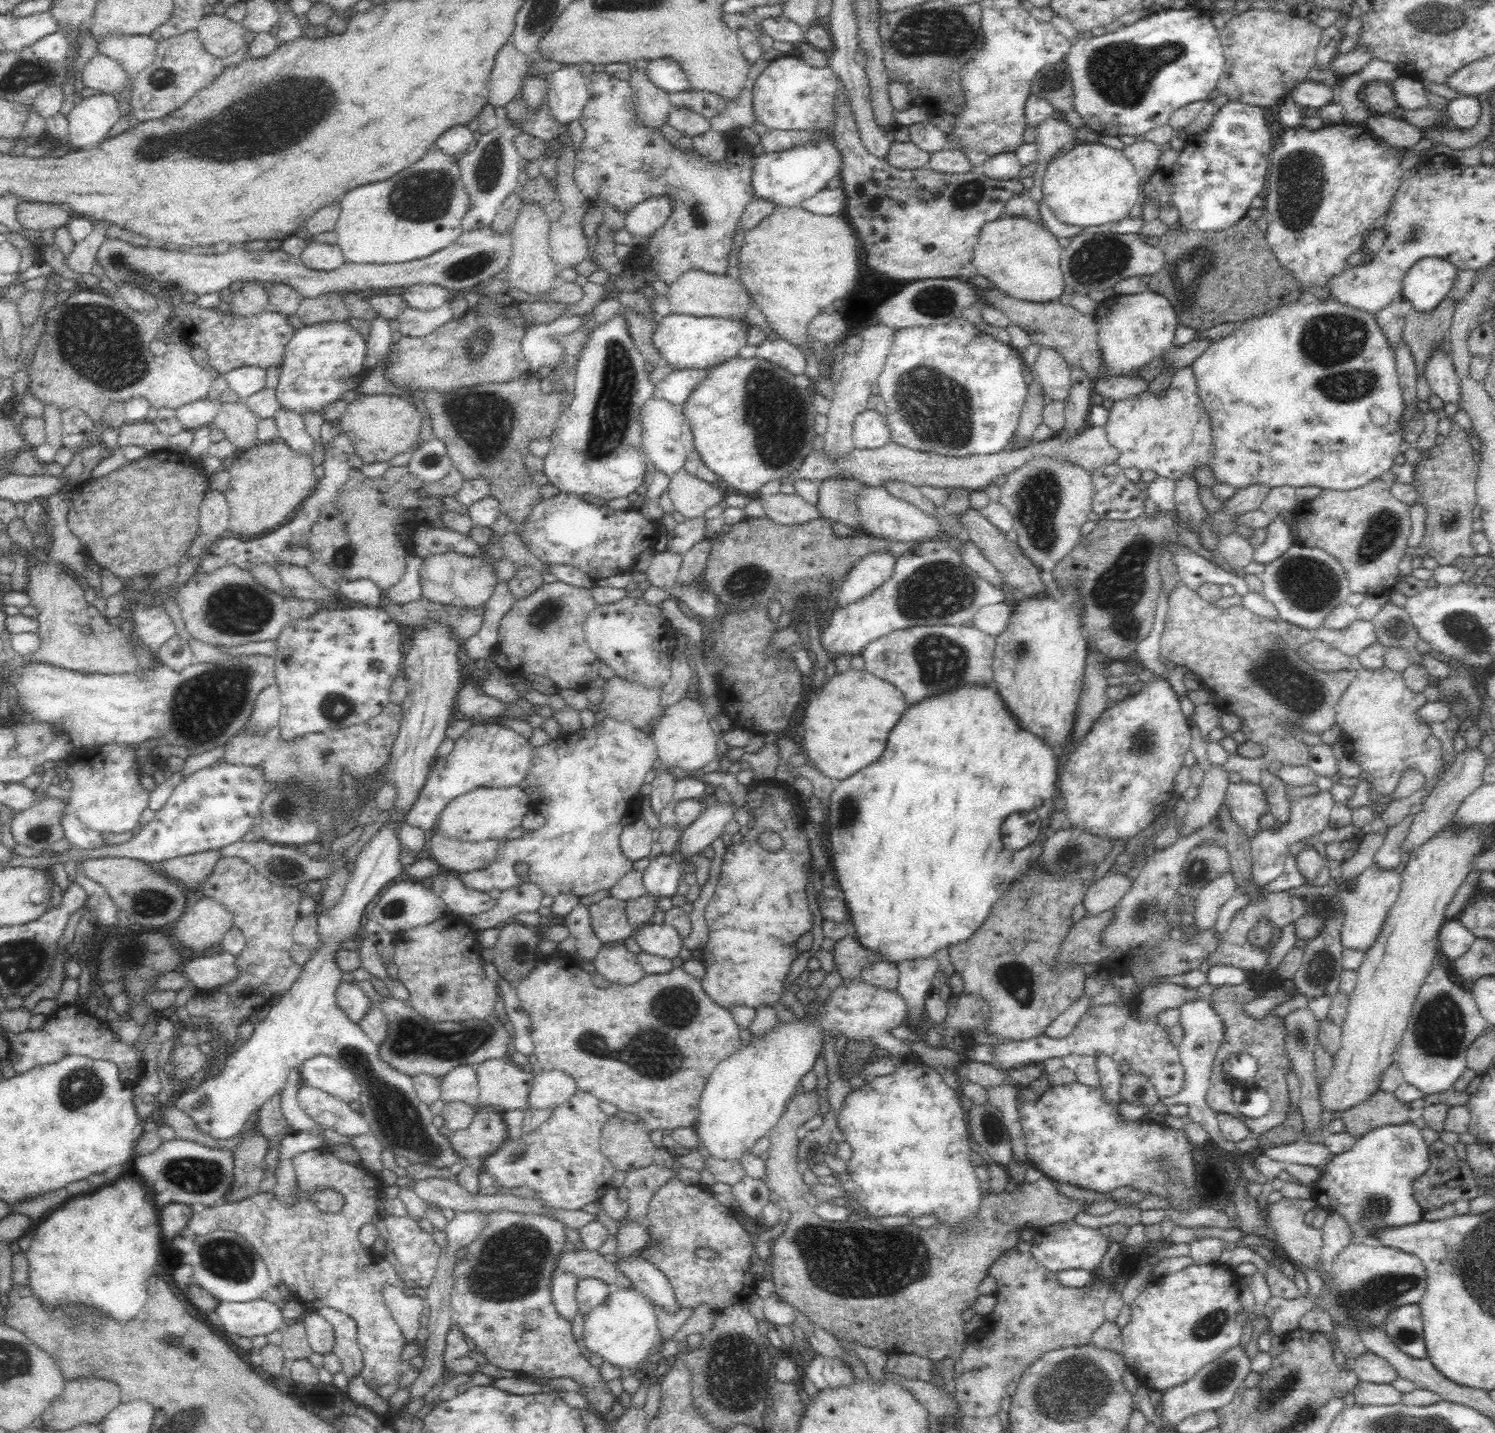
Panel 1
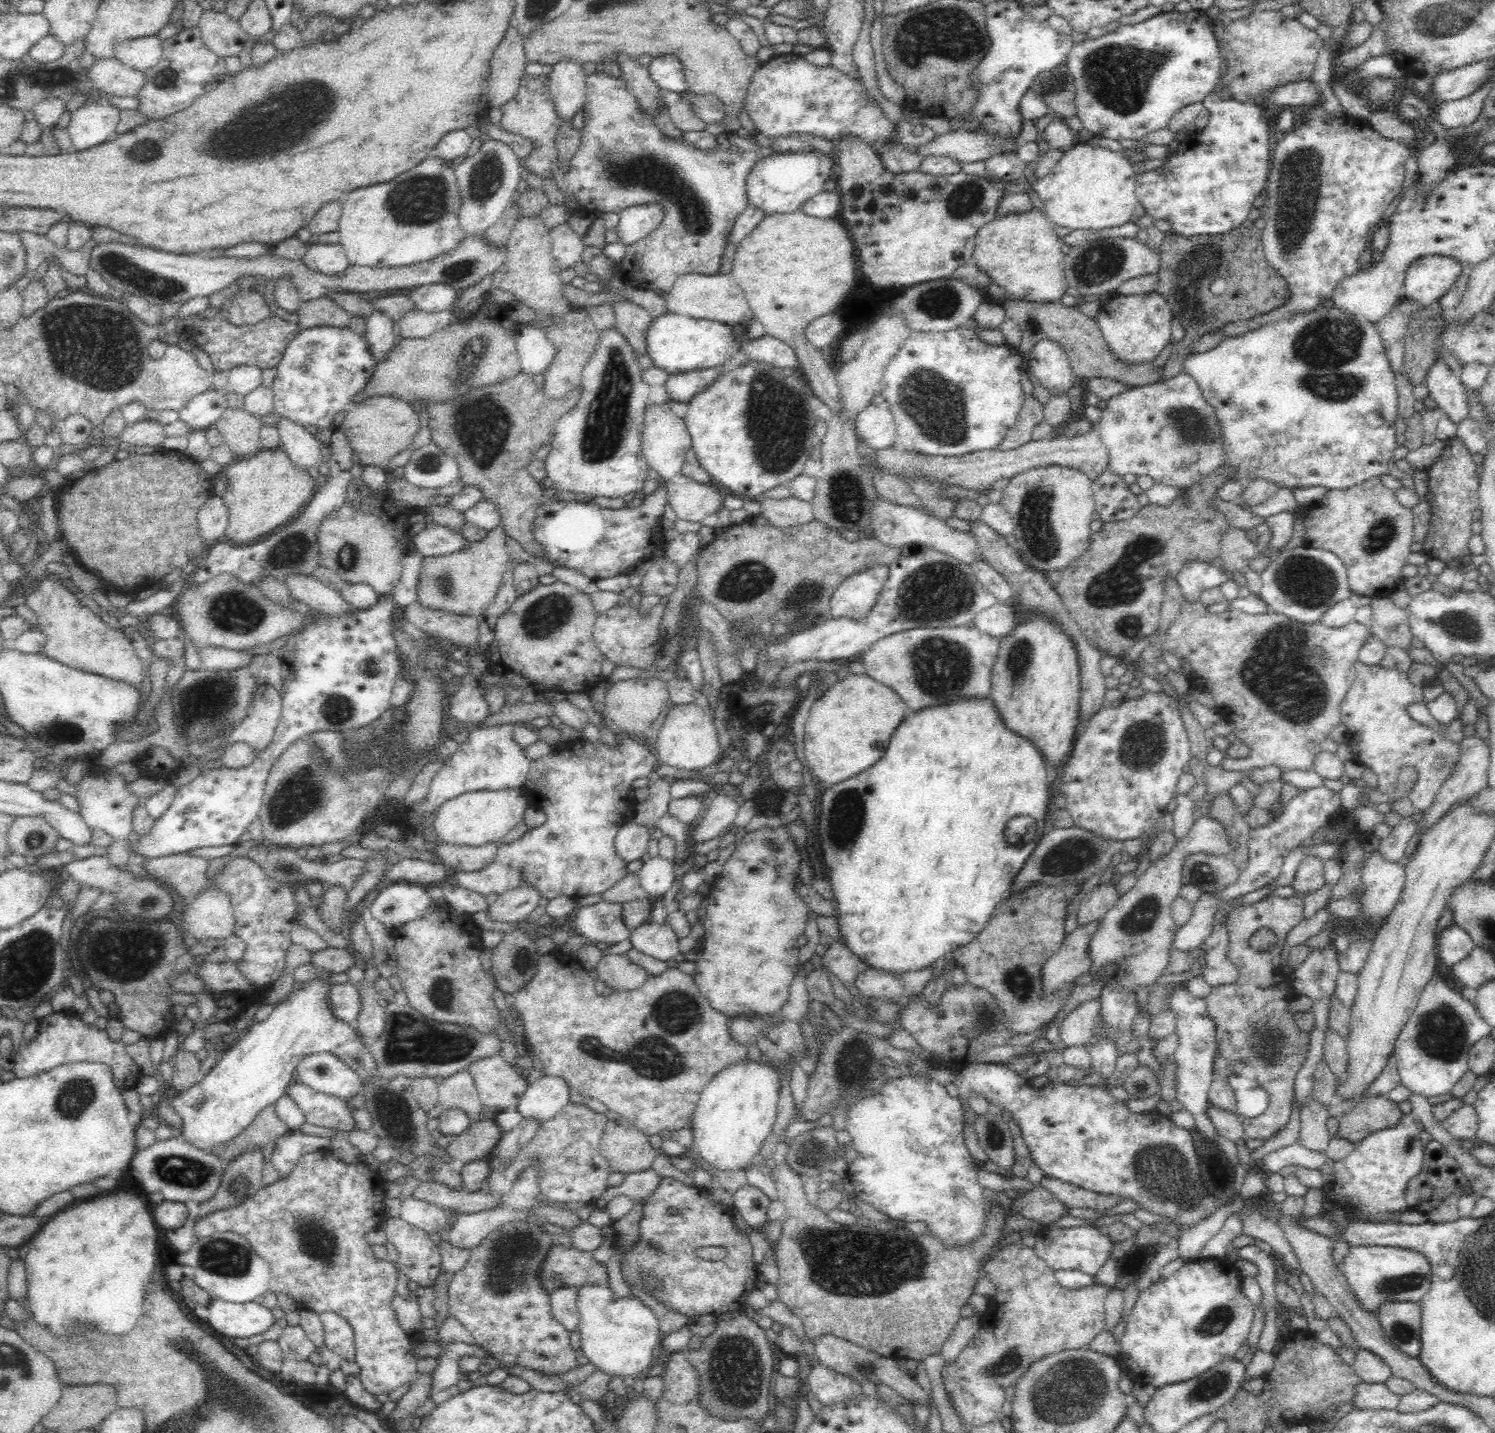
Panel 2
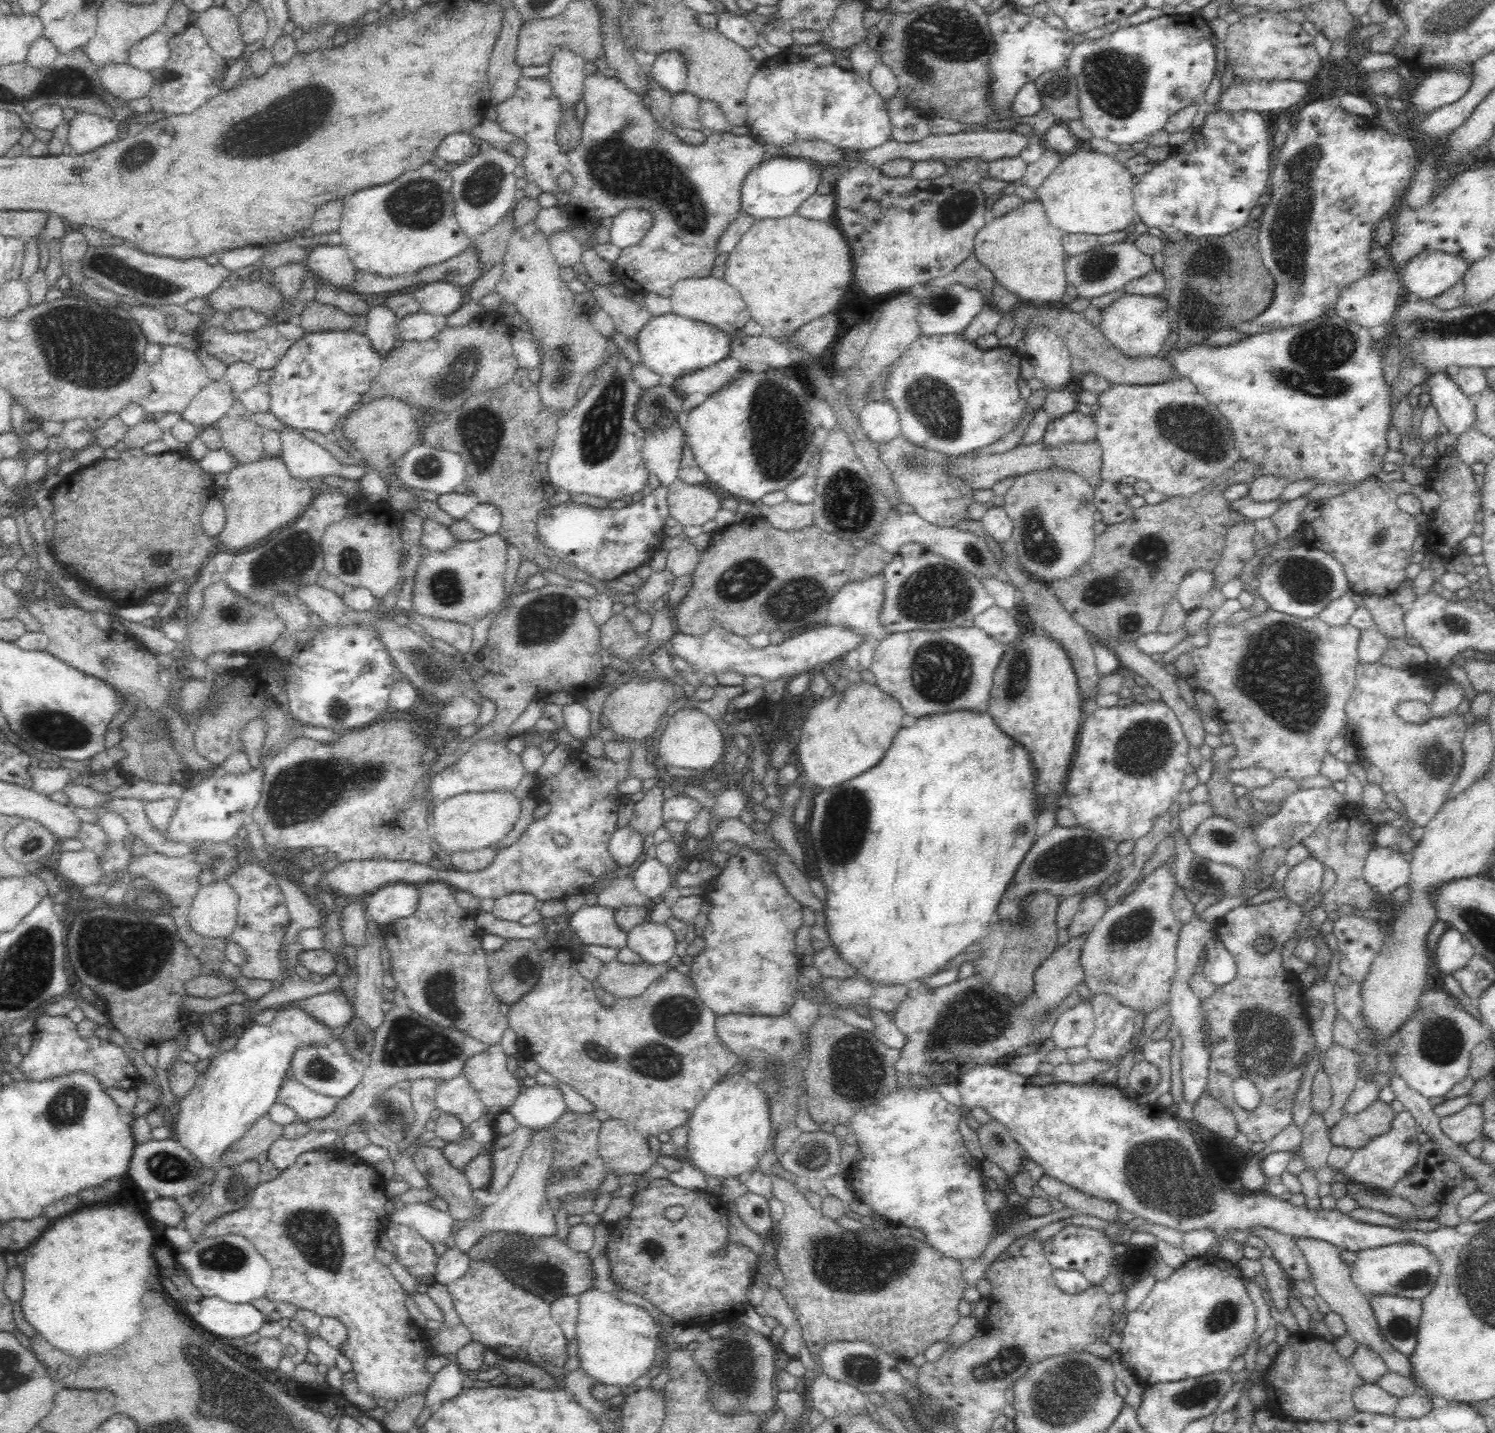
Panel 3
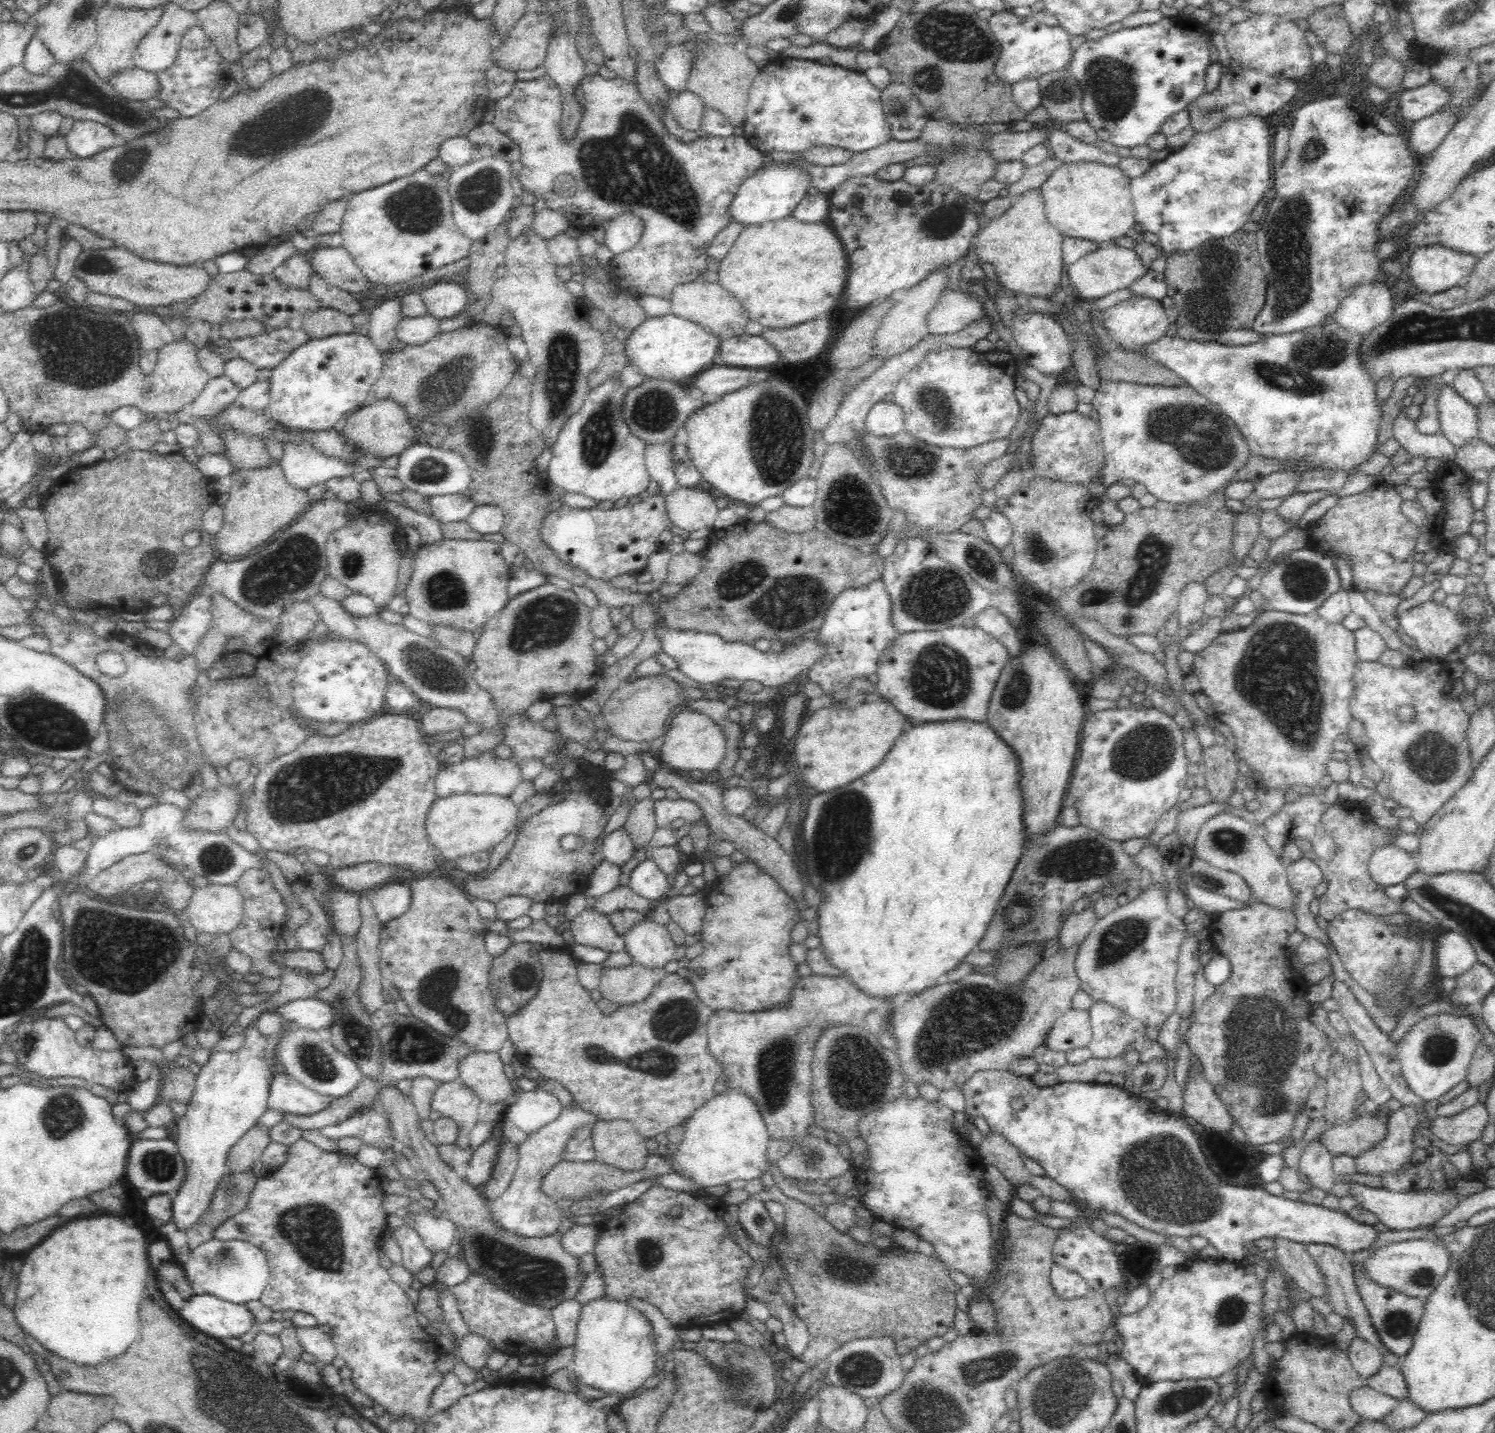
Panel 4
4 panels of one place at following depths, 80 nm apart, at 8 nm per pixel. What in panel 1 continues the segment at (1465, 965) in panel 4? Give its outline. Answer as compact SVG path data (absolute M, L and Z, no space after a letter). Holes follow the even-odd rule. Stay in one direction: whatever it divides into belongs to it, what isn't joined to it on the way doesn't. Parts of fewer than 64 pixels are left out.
M1458 918L1445 921L1437 939L1444 956L1452 961L1464 955L1475 941L1474 935L1462 925Z

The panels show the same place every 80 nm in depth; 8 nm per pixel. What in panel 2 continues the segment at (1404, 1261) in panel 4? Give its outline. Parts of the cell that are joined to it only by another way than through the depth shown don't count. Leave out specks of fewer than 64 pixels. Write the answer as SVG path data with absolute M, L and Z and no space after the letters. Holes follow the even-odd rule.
M1352 1246L1346 1258L1338 1265L1357 1296L1359 1304L1374 1312L1376 1306L1380 1306L1380 1302L1419 1302L1431 1287L1431 1264L1422 1253L1408 1248Z

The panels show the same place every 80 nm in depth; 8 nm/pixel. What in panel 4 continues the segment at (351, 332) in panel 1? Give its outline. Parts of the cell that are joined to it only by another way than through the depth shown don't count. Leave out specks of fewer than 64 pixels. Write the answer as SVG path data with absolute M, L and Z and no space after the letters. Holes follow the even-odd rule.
M356 332L311 338L271 370L269 405L263 411L290 429L334 429L340 418L365 404L370 389L381 375L384 353L368 335Z

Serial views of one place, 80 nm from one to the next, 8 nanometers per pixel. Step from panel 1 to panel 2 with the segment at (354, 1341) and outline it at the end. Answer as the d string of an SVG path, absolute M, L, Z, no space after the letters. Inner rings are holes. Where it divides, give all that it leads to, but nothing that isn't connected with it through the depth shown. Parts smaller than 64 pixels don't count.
M330 1311L320 1315L324 1344L341 1358L354 1361L354 1337L346 1319Z

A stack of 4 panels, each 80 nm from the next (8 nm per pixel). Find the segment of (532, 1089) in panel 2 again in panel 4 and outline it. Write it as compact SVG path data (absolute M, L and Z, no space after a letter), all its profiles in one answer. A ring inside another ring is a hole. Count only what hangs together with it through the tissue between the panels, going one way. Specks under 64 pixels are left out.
M538 1086L532 1091L517 1092L503 1117L528 1136L554 1121L562 1108L556 1096Z

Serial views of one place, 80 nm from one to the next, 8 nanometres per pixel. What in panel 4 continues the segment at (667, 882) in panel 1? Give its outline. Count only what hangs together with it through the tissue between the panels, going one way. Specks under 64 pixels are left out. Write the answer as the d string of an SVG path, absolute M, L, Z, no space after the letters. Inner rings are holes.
M648 857L631 871L629 887L636 894L655 903L658 898L668 893L671 878L664 875L653 859Z

